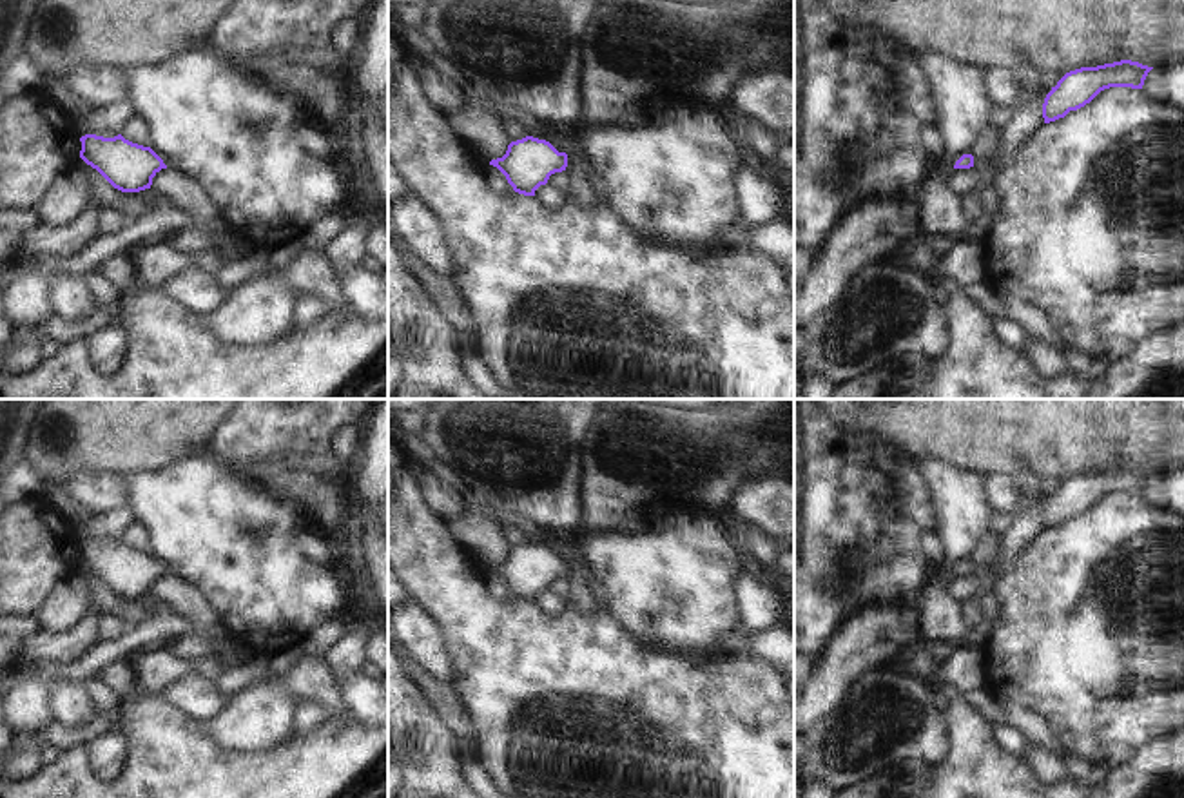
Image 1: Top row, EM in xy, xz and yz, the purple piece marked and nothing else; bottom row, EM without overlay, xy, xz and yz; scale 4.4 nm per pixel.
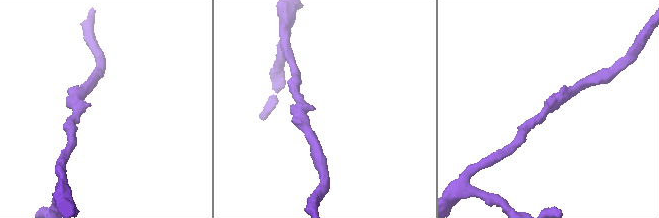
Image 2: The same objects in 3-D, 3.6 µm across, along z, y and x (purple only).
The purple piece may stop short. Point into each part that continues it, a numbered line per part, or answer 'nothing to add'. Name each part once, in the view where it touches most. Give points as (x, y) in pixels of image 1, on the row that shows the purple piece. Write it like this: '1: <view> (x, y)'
nothing to add

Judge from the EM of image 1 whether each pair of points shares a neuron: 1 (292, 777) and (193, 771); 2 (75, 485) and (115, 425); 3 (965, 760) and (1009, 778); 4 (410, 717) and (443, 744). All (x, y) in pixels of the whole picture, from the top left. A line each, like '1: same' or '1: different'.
1: same
2: different
3: same
4: same

